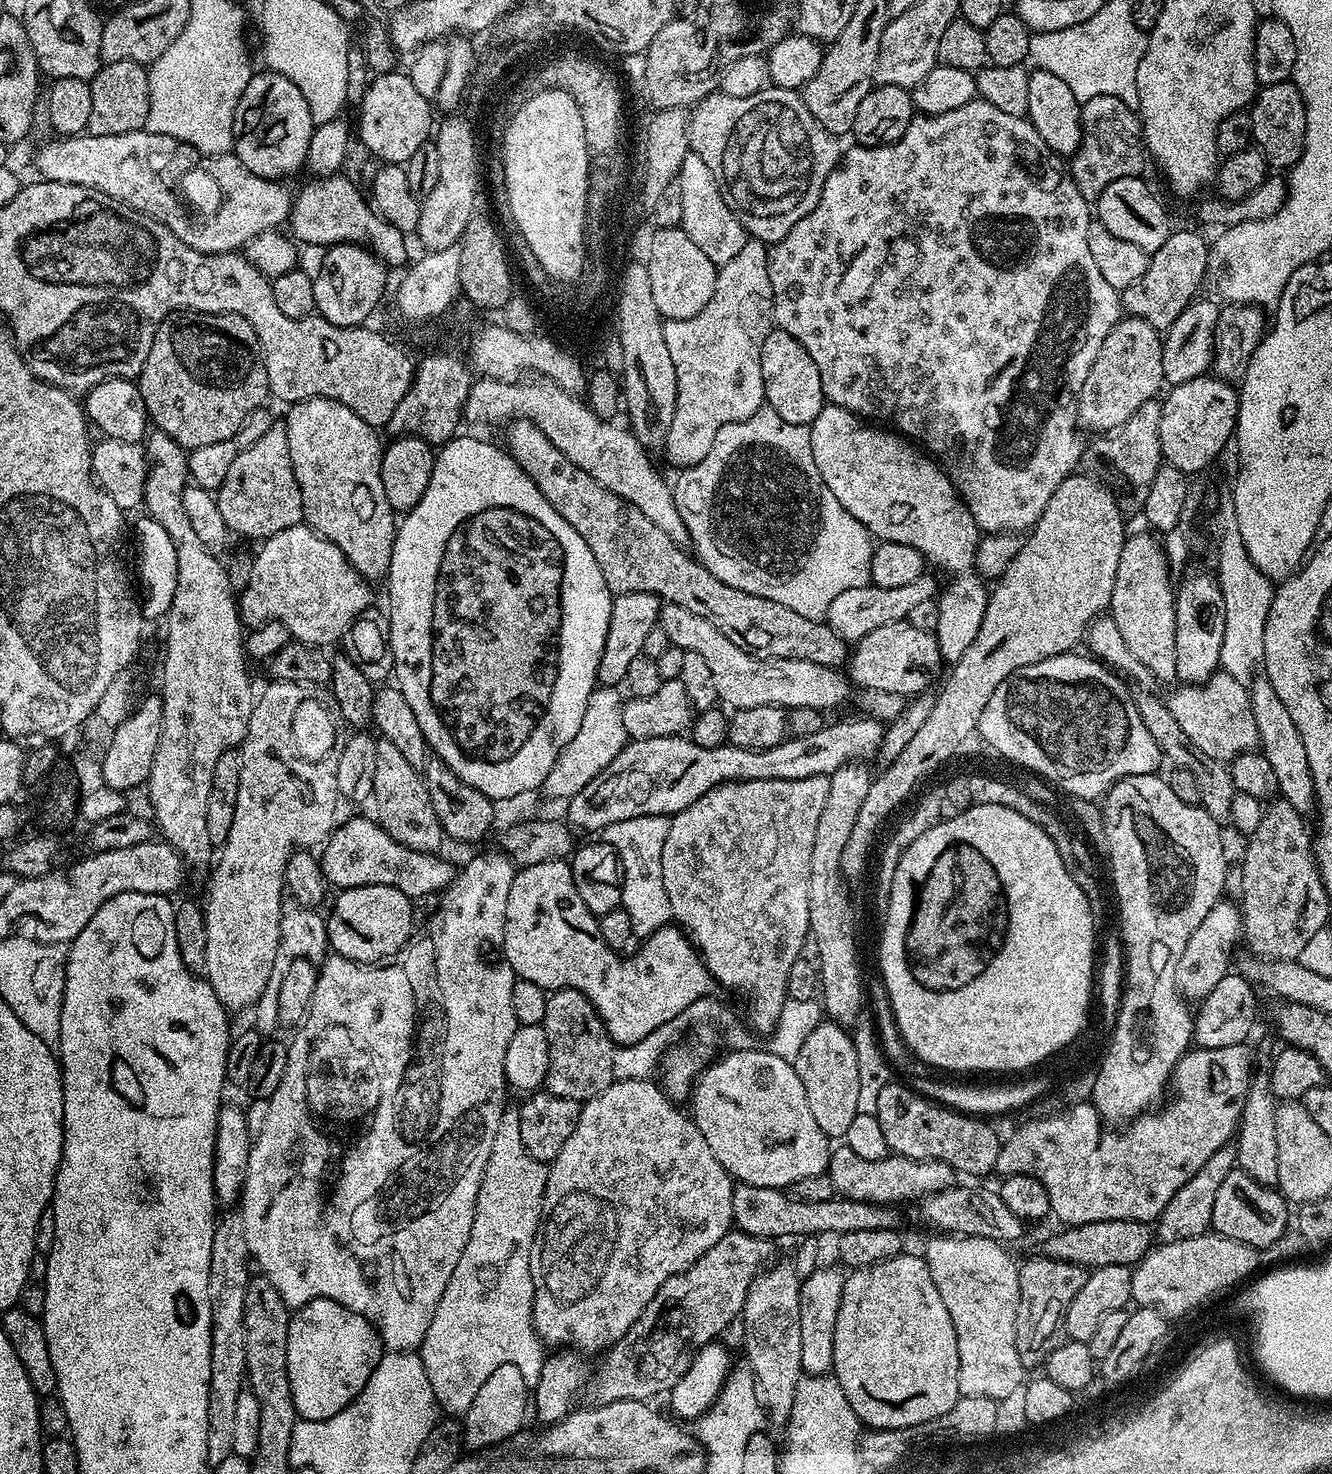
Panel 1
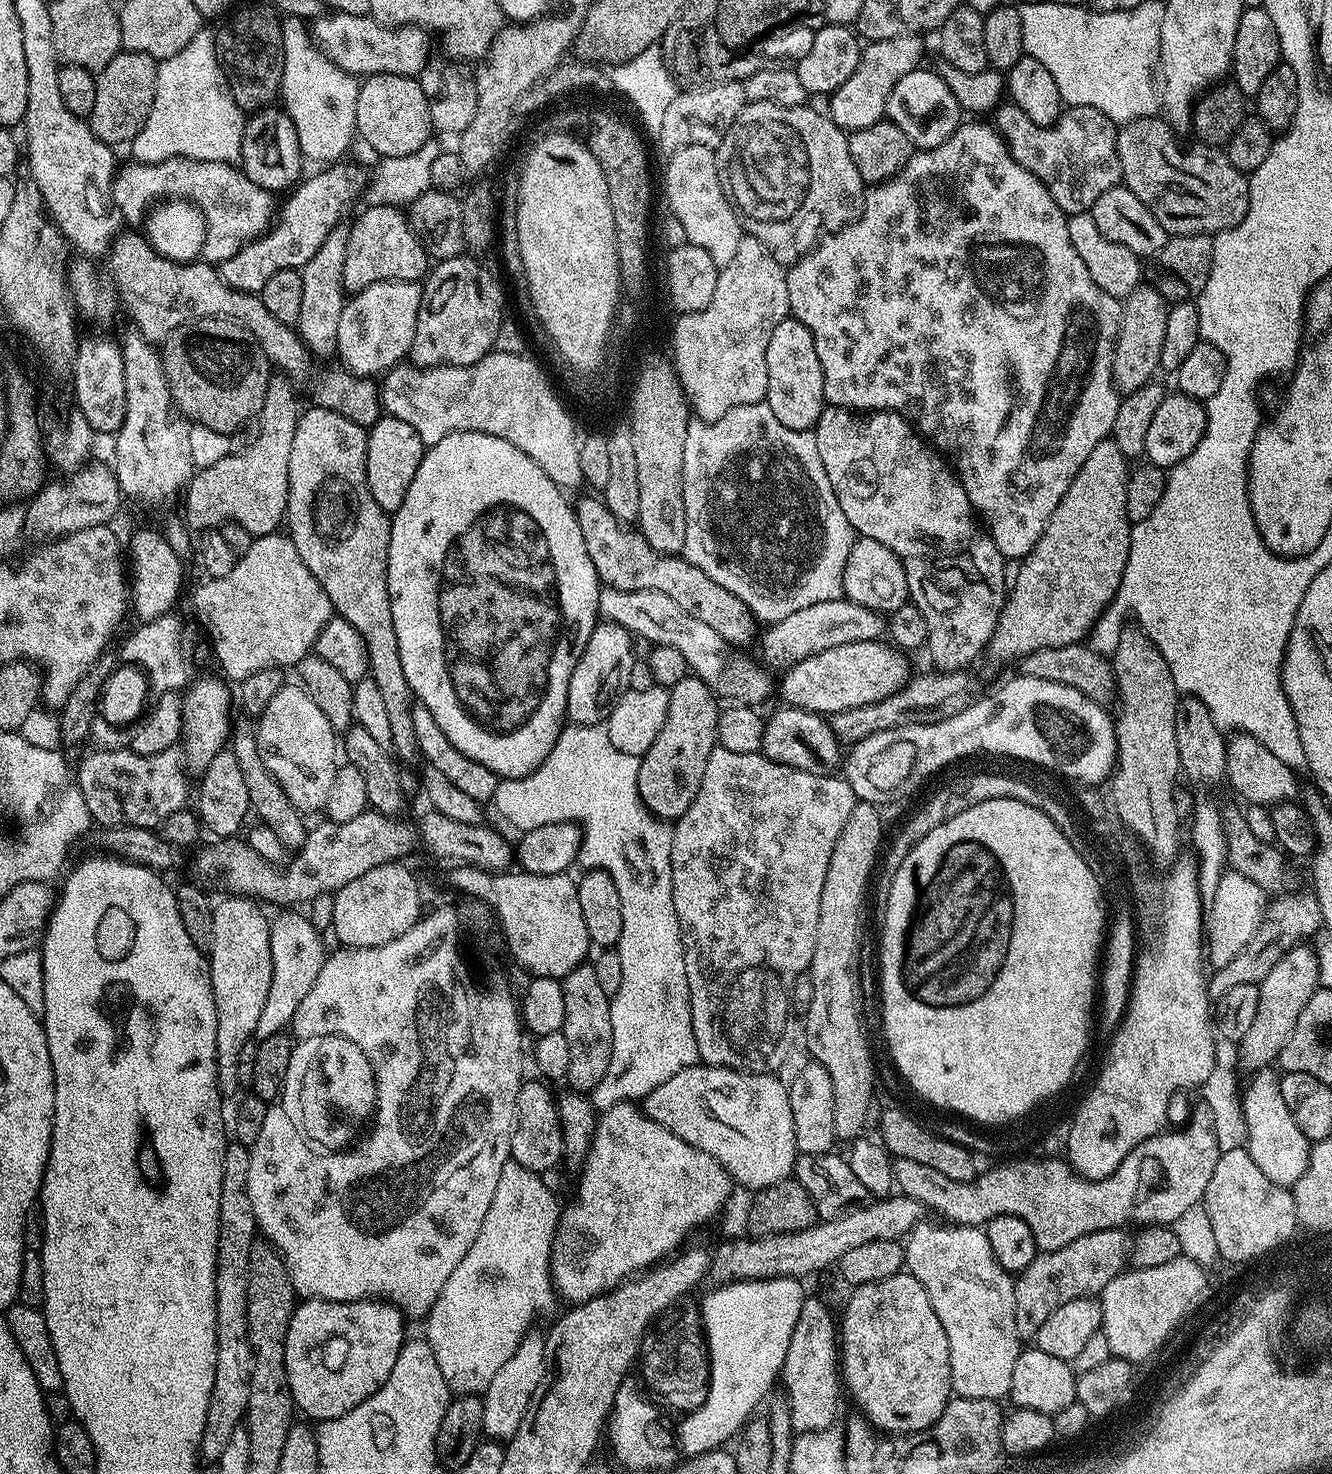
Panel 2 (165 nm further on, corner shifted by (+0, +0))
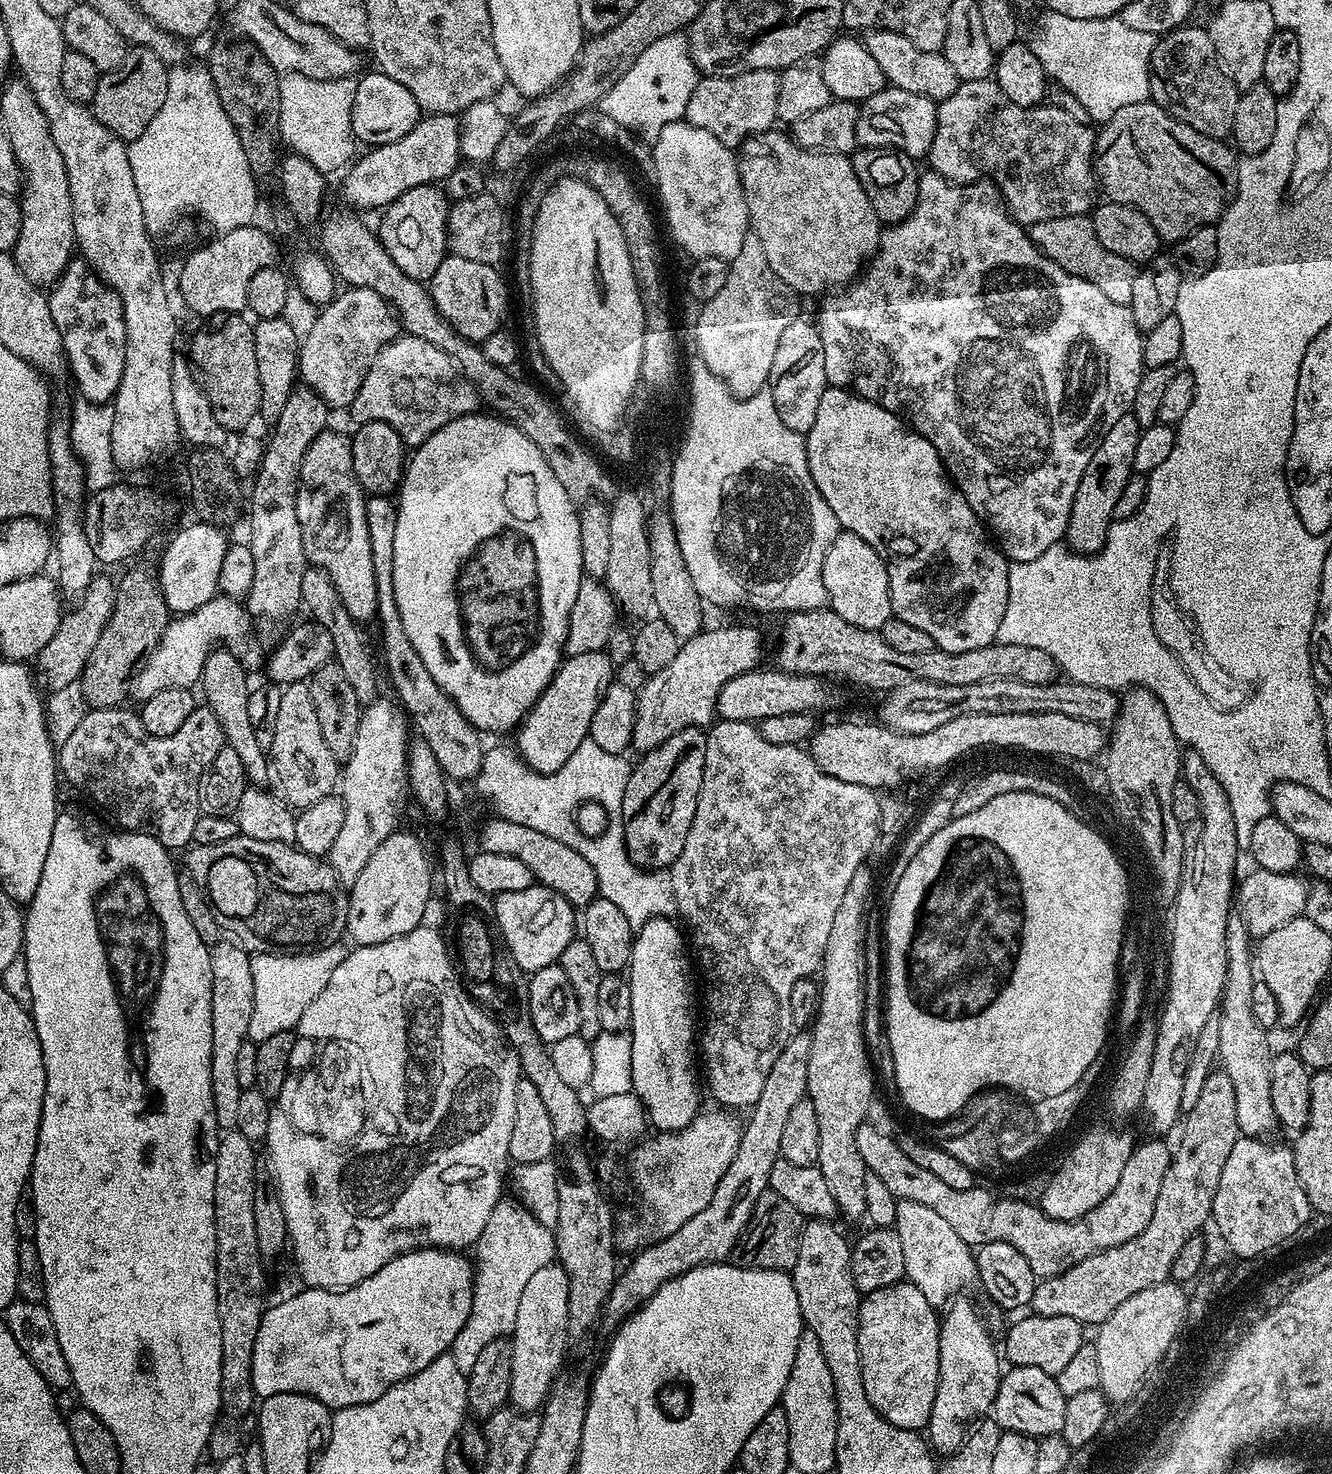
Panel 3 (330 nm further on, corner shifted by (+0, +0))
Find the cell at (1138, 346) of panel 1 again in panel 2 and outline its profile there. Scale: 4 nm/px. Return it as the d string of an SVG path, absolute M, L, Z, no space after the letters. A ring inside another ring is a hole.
M1142 282L1123 300L1120 332L1117 334L1112 376L1117 389L1127 394L1153 383L1155 372L1161 371L1162 341L1166 339L1169 301L1148 282Z

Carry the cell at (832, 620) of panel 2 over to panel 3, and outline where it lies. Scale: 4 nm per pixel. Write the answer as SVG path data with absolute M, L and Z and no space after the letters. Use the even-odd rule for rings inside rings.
M712 628L683 641L670 666L651 673L636 698L632 748L648 753L684 728L703 728L717 719L716 699L732 678L759 669L760 632L756 628Z

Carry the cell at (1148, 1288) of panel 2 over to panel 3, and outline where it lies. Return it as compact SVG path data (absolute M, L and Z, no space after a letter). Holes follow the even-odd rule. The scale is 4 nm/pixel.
M1176 1282L1150 1286L1134 1294L1134 1298L1126 1298L1126 1302L1122 1302L1122 1306L1118 1306L1118 1310L1095 1329L1099 1389L1109 1401L1131 1401L1174 1342L1183 1325L1189 1301L1186 1292L1180 1288L1183 1287Z

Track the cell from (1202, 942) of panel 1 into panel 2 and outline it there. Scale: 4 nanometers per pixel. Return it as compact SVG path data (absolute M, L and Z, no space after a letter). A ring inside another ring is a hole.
M1226 870L1220 876L1214 898L1208 902L1206 912L1206 956L1211 967L1217 969L1226 966L1253 940L1264 920L1267 905L1267 893L1250 878L1231 870Z

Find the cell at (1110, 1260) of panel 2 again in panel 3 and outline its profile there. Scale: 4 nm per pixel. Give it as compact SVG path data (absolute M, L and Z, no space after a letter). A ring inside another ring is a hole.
M1213 1070L1202 1086L1202 1094L1194 1110L1190 1110L1183 1117L1184 1133L1181 1134L1176 1148L1174 1144L1172 1161L1158 1190L1154 1214L1146 1230L1142 1230L1142 1234L1130 1238L1128 1242L1122 1242L1120 1246L1110 1246L1106 1250L1090 1254L1090 1258L1082 1258L1078 1266L1070 1266L1070 1270L1062 1274L1043 1277L1037 1283L1030 1305L1035 1315L1055 1316L1058 1313L1062 1318L1074 1318L1085 1326L1098 1326L1103 1320L1110 1318L1110 1314L1114 1314L1114 1310L1118 1310L1118 1306L1122 1306L1126 1298L1134 1298L1134 1294L1155 1284L1163 1284L1171 1277L1174 1258L1178 1258L1182 1246L1186 1246L1186 1242L1190 1242L1190 1238L1201 1231L1200 1227L1203 1229L1209 1223L1214 1194L1218 1194L1218 1182L1222 1178L1222 1166L1226 1166L1226 1158L1230 1158L1230 1150L1234 1150L1234 1142L1242 1134L1238 1126L1238 1109L1234 1102L1234 1085L1230 1078L1222 1070Z

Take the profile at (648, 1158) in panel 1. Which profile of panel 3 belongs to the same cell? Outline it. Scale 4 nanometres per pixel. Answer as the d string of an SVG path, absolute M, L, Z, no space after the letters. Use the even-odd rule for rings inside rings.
M701 1111L680 1131L660 1132L653 1140L641 1139L631 1149L628 1172L640 1195L640 1216L615 1225L614 1244L621 1253L635 1253L674 1234L682 1222L694 1218L694 1214L714 1198L714 1190L718 1190L722 1174L726 1174L730 1162L734 1162L734 1154L738 1154L742 1131L742 1120L736 1117L739 1115L735 1111L716 1111L720 1112Z

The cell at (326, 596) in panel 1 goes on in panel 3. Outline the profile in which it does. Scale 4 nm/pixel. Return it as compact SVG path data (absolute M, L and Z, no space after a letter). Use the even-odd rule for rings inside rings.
M219 594L206 602L206 606L198 606L198 610L169 619L158 646L132 677L131 699L143 702L154 698L158 690L192 688L200 679L206 658L217 646L233 652L249 670L255 670L259 664L261 667L265 663L266 652L260 649L260 640L252 625L254 620L239 599Z

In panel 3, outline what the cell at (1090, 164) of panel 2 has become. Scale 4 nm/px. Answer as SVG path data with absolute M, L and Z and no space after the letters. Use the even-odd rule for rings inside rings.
M995 79L966 80L958 85L954 90L954 94L950 94L950 98L946 98L937 103L934 142L930 146L926 160L927 163L932 163L929 164L931 171L937 172L939 176L945 176L947 180L951 180L954 184L970 184L973 183L977 177L987 178L991 183L995 184L996 189L1000 192L1001 198L1003 198L1005 204L1008 206L1008 211L1011 212L1013 218L1016 219L1017 224L1031 226L1038 222L1046 222L1050 218L1083 216L1093 211L1094 205L1098 200L1098 185L1096 183L1096 173L1094 171L1096 132L1088 128L1090 127L1087 123L1079 121L1066 110L1057 106L1037 106L1035 108L1014 106L1014 102L1010 102L1010 98L1006 98L1006 94L1002 94L1002 90L996 84Z

